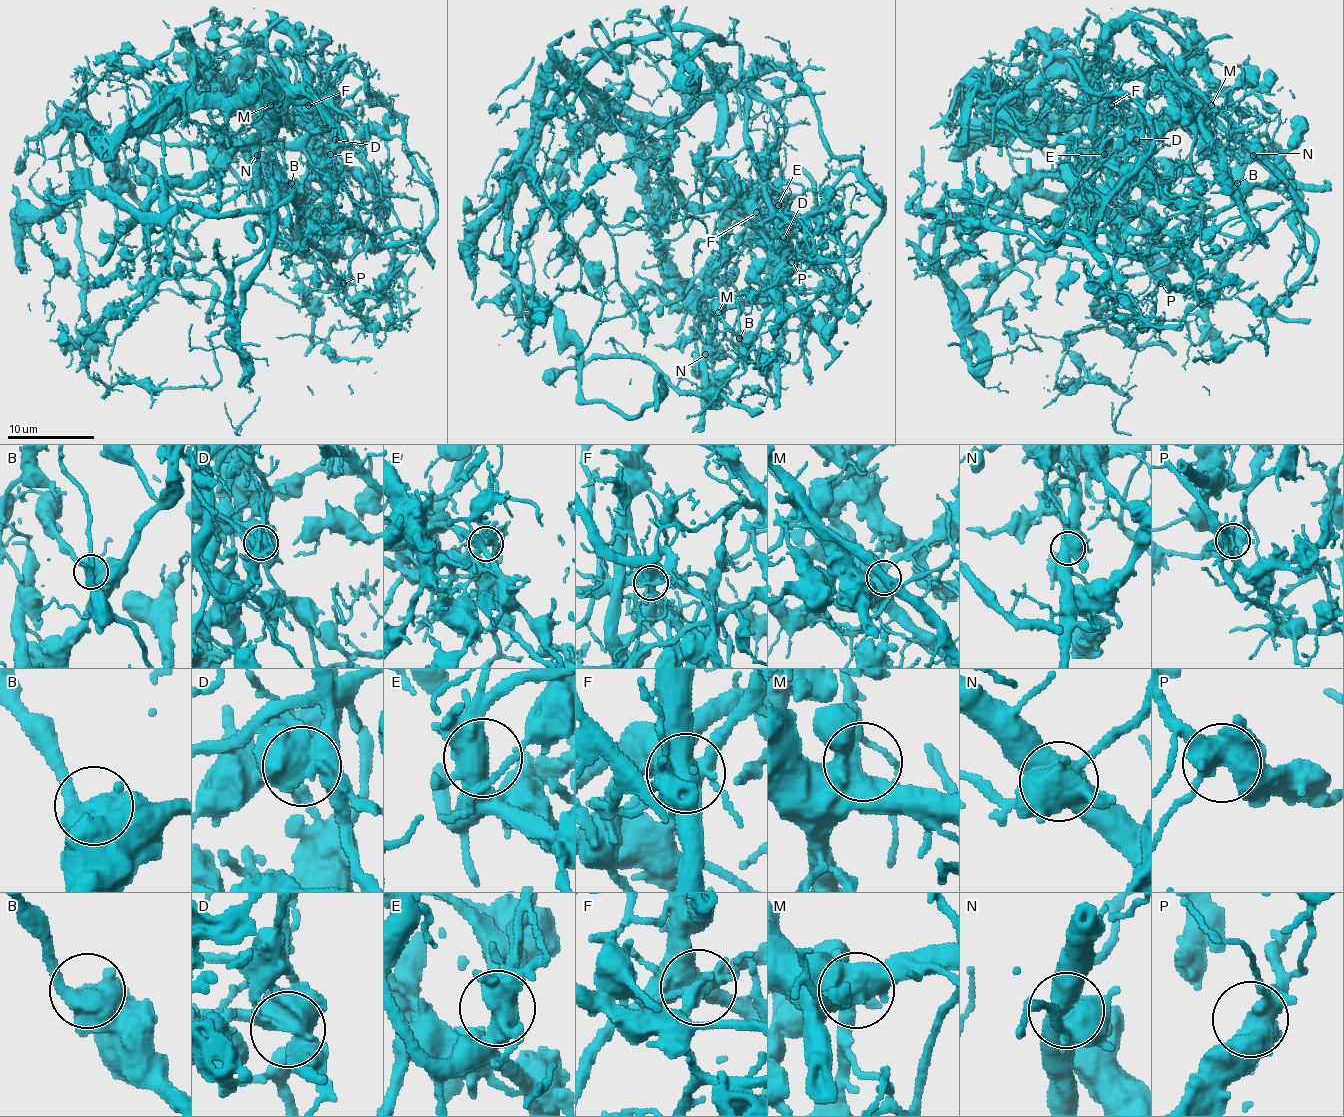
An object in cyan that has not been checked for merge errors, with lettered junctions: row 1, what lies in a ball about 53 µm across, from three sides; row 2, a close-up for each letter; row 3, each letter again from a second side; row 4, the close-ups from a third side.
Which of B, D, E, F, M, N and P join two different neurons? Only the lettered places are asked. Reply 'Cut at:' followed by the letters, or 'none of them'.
Cut at: D, E, F, N

